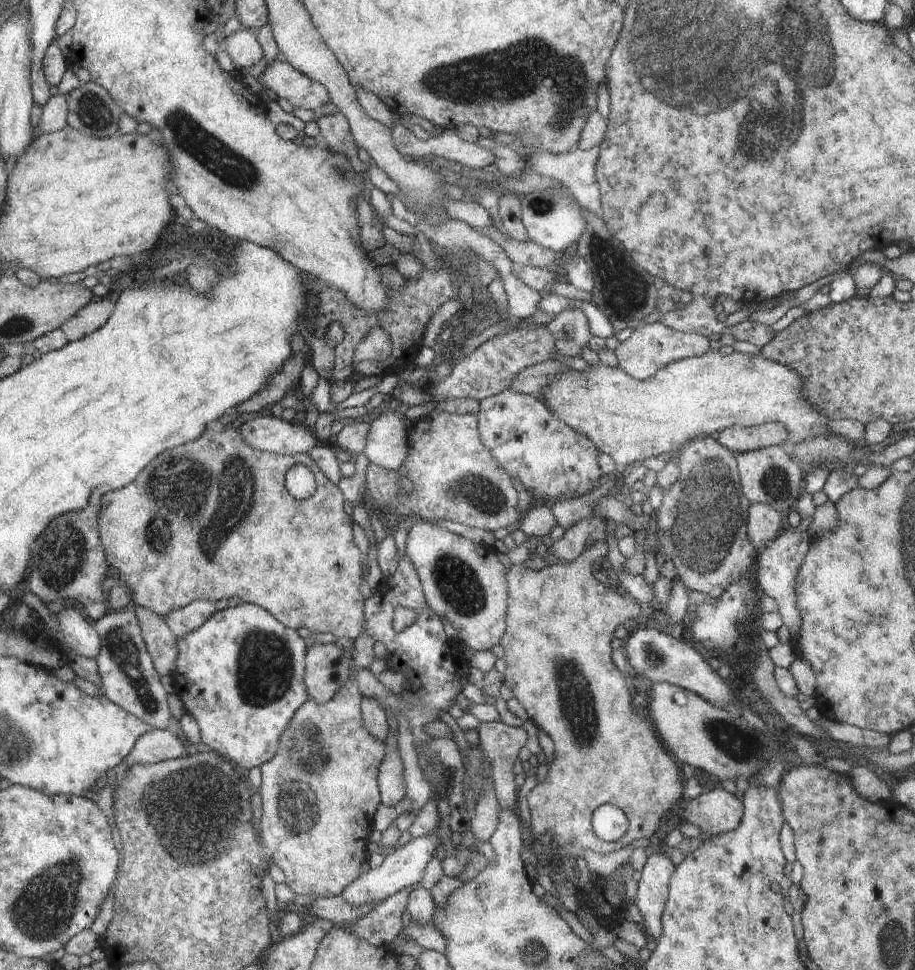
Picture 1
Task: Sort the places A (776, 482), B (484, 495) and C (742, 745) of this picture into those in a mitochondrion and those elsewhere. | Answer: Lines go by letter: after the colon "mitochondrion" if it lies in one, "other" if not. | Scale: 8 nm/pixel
A: mitochondrion
B: mitochondrion
C: mitochondrion

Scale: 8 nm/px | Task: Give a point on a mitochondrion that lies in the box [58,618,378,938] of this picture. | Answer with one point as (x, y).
(190, 808)

